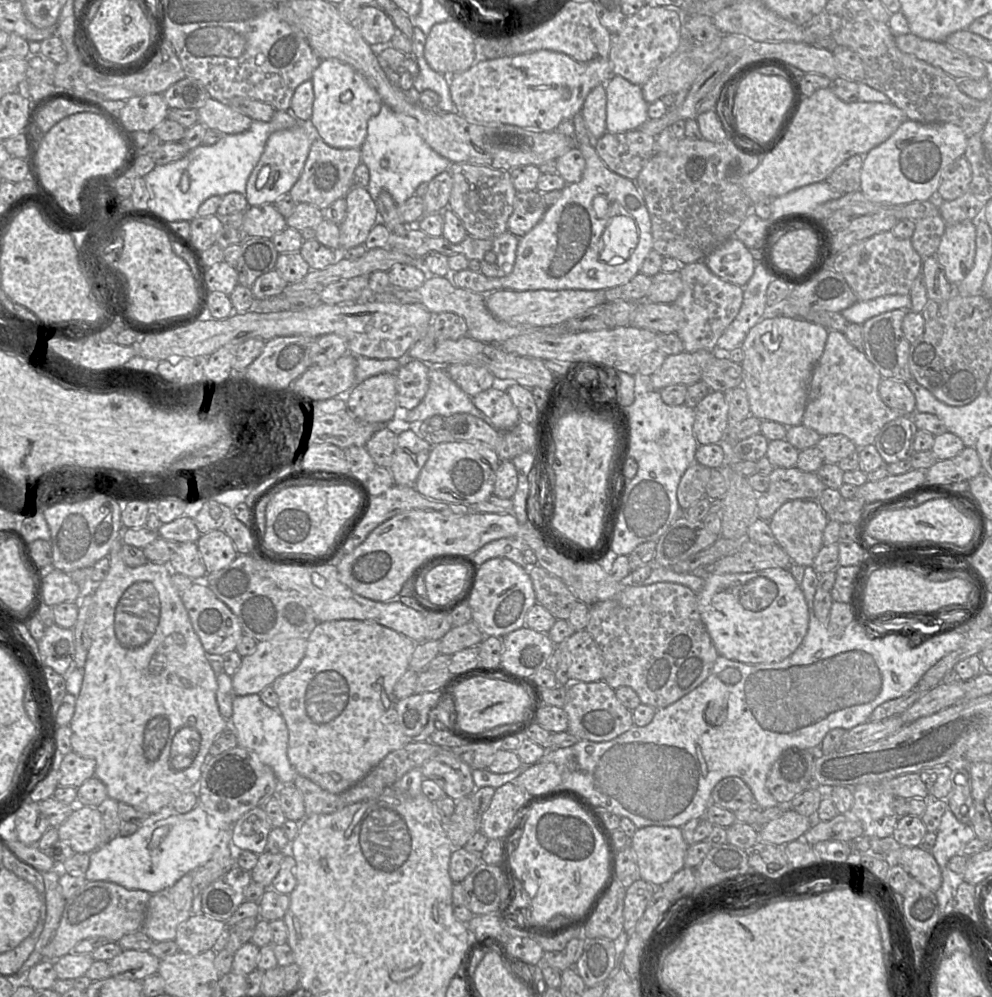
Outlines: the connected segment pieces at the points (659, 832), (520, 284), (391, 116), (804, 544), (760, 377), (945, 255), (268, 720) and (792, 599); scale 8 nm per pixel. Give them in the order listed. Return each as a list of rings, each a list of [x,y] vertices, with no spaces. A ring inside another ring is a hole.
[[[645,827],[629,839],[635,852],[639,877],[655,887],[662,887],[685,865],[688,845],[681,828]]]
[[[577,113],[573,118],[572,122],[574,125],[574,139],[575,146],[579,148],[585,159],[586,165],[582,174],[582,178],[577,183],[567,184],[561,191],[560,198],[553,205],[549,206],[543,215],[542,219],[523,237],[519,239],[517,250],[516,250],[516,260],[514,263],[513,270],[510,274],[504,277],[488,277],[483,273],[476,273],[468,268],[465,270],[453,272],[450,274],[450,279],[453,284],[460,288],[465,288],[471,290],[475,293],[482,295],[487,295],[490,292],[496,290],[515,290],[515,291],[528,291],[528,290],[606,290],[614,288],[629,282],[634,276],[640,273],[641,265],[649,252],[653,249],[653,238],[651,230],[651,220],[650,215],[645,204],[644,198],[642,197],[635,181],[627,179],[620,176],[606,167],[604,162],[601,160],[596,151],[596,140],[592,134],[589,132],[585,120],[581,113]],[[597,195],[603,195],[608,201],[608,212],[604,218],[598,218],[593,209],[593,199]]]
[[[382,104],[379,113],[371,117],[367,125],[367,135],[361,148],[361,161],[370,173],[369,184],[366,187],[371,198],[376,201],[381,191],[388,191],[397,205],[403,204],[411,196],[416,195],[416,189],[421,183],[428,183],[441,172],[448,170],[452,162],[435,152],[418,134],[414,118],[396,114],[388,105]],[[381,161],[388,161],[387,168],[381,166]]]
[[[793,500],[782,505],[769,520],[770,529],[779,545],[790,557],[791,562],[812,567],[823,546],[823,533],[828,524],[828,516],[817,501]]]
[[[776,316],[763,318],[747,334],[741,348],[744,359],[743,388],[750,414],[786,427],[802,424],[808,402],[810,381],[827,342],[829,330],[805,319]]]
[[[975,221],[946,227],[935,258],[952,285],[960,283],[970,272],[974,265],[975,251]]]
[[[259,694],[235,695],[230,727],[237,735],[238,746],[254,751],[262,762],[274,770],[280,785],[294,784],[298,773],[288,758],[289,732],[284,718],[276,708],[267,706]]]
[[[788,569],[705,575],[705,585],[697,594],[698,610],[718,655],[744,664],[777,663],[802,643],[808,631],[808,608]]]

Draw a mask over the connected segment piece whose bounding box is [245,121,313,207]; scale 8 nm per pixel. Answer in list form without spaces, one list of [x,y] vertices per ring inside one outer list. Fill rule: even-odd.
[[[309,122],[299,123],[290,129],[272,133],[265,145],[264,152],[246,184],[245,198],[249,207],[274,204],[289,194],[299,179],[313,141]]]

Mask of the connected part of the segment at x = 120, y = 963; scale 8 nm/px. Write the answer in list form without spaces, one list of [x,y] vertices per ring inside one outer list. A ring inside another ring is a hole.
[[[122,950],[108,963],[112,977],[142,981],[158,972],[160,960],[149,951]]]

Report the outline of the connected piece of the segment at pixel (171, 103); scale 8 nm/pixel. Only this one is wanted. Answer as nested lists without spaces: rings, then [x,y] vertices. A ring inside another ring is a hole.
[[[185,77],[171,85],[163,97],[169,109],[198,110],[210,96],[201,83]]]

